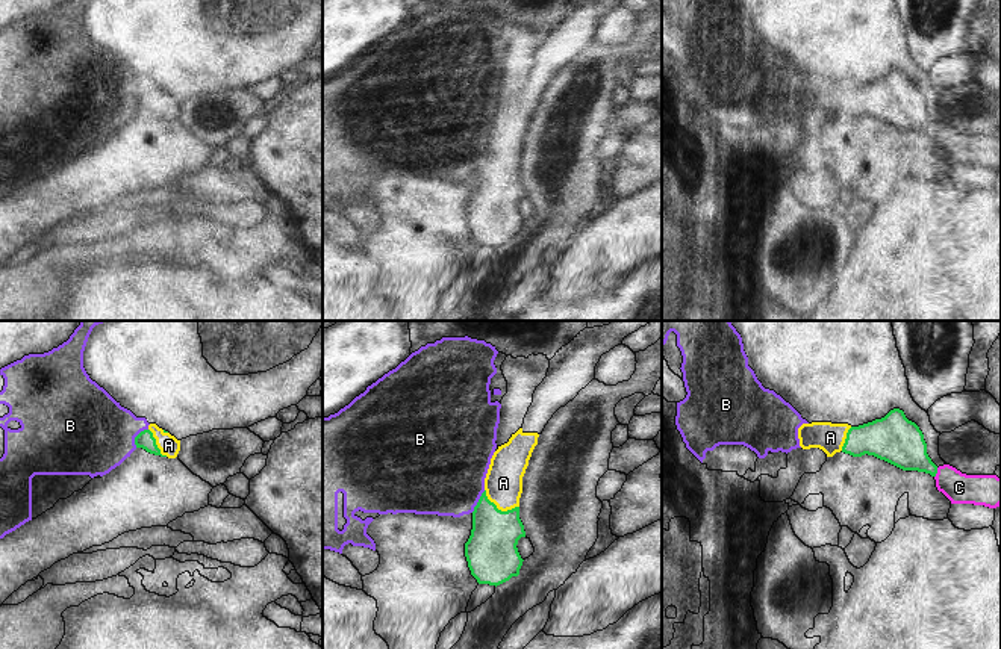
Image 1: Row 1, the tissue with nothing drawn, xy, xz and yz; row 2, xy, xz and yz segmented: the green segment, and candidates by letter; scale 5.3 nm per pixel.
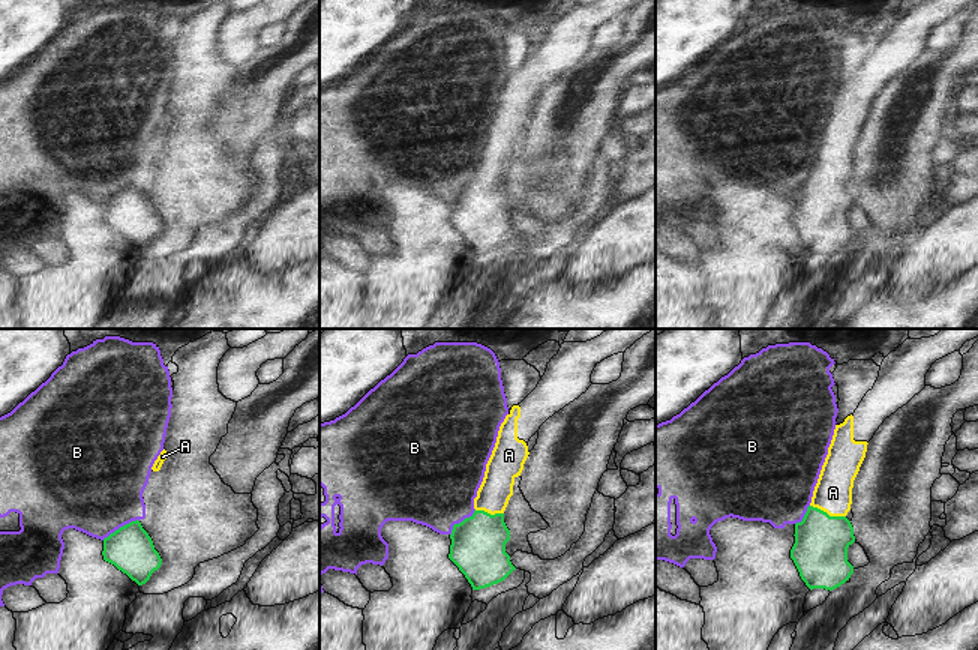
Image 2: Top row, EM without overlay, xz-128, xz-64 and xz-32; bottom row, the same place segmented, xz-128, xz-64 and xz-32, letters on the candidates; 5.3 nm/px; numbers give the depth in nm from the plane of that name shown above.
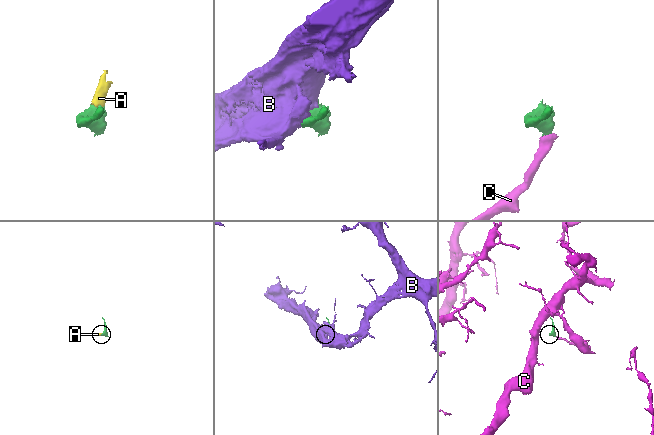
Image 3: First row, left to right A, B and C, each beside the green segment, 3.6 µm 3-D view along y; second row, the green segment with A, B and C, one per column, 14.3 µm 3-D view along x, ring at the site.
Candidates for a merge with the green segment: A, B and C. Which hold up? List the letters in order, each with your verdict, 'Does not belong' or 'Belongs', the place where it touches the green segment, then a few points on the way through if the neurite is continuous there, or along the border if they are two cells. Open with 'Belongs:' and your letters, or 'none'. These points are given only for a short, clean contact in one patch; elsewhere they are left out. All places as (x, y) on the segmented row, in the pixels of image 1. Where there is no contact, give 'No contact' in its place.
Belongs: A, C
A: Belongs. Touches green at xz (497, 509). Path across: xz (491, 551), (497, 509), (503, 483)
B: Does not belong. Touches green at xy (137, 436)
C: Belongs. Touches green at yz (936, 472). Path across: yz (900, 442), (918, 460), (936, 472), (959, 487)

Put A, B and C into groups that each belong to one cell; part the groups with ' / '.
A C / B

